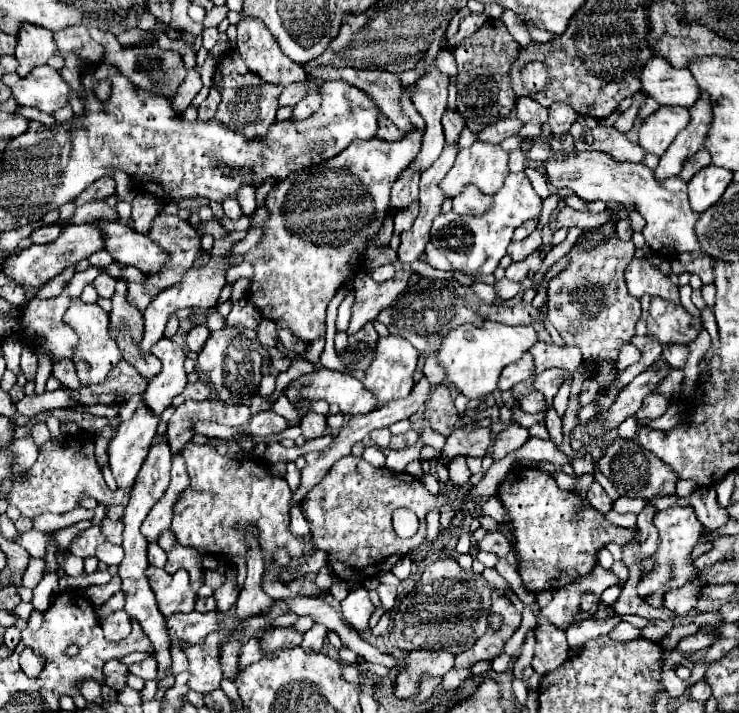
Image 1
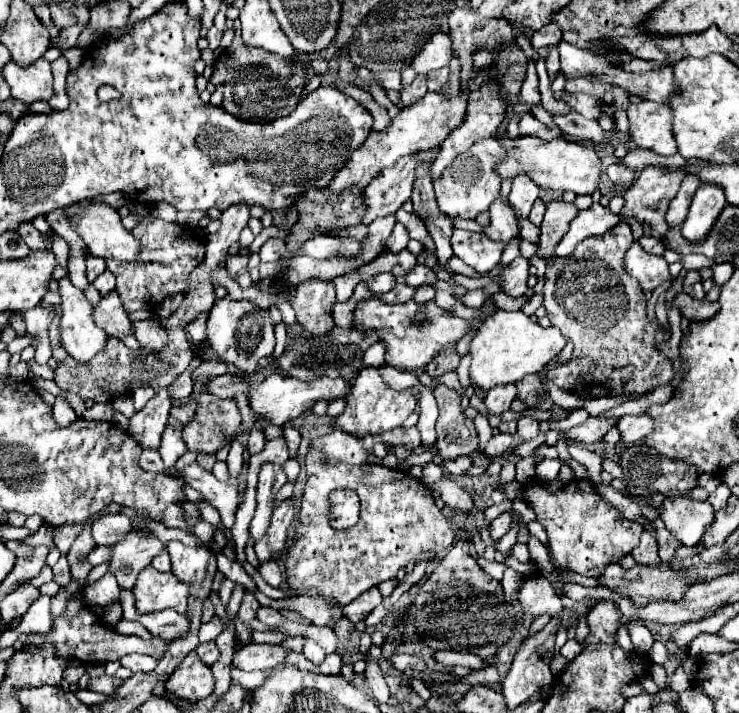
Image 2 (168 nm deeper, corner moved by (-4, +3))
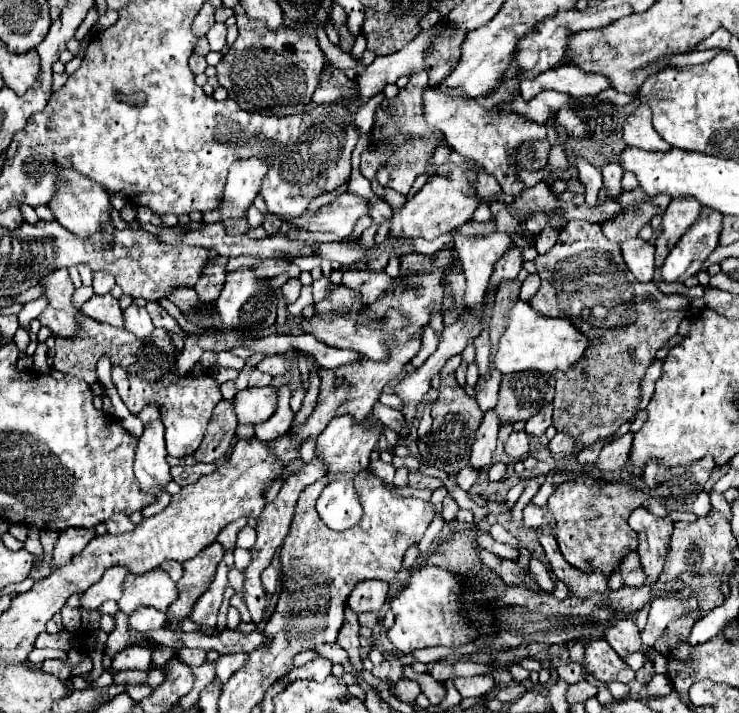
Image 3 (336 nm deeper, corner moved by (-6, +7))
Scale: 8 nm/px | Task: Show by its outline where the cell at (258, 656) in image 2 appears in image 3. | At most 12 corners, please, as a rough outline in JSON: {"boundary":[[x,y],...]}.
{"boundary":[[248,653],[220,655],[216,679],[226,683],[246,663]]}

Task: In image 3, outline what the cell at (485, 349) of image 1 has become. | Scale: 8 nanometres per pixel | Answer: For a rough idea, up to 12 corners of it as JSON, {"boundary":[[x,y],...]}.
{"boundary":[[510,309],[500,373],[566,371],[590,339],[564,317]]}

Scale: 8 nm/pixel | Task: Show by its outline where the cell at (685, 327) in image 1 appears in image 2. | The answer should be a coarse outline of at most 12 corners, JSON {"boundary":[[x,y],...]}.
{"boundary":[[678,293],[666,307],[676,307],[688,321],[708,321],[718,303],[696,301]]}

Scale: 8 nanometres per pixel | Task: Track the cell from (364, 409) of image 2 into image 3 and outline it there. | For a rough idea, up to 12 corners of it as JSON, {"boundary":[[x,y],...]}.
{"boundary":[[340,415],[320,433],[316,457],[330,483],[316,501],[334,531],[360,521],[354,475],[380,437],[372,415]]}

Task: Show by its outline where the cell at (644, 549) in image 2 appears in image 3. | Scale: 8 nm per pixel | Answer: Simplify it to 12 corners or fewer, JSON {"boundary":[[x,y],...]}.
{"boundary":[[638,553],[628,555],[620,565],[624,587],[640,587],[644,569]]}

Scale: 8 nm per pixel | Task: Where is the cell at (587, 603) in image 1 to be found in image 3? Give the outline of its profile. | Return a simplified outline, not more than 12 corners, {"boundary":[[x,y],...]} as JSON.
{"boundary":[[630,617],[608,623],[612,649],[626,659],[640,651],[640,629]]}

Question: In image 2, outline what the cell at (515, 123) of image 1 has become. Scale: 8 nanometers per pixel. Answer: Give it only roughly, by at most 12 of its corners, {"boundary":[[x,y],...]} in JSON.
{"boundary":[[530,113],[520,117],[520,133],[554,139],[560,131],[540,123]]}

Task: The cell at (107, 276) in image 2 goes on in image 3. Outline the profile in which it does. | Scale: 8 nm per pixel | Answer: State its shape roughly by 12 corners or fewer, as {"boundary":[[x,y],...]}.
{"boundary":[[102,271],[92,277],[94,293],[110,293],[114,279]]}

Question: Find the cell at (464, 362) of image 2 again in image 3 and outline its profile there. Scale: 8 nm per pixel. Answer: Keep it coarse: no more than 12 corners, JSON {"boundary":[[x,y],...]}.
{"boundary":[[508,233],[456,237],[464,301],[478,315]]}

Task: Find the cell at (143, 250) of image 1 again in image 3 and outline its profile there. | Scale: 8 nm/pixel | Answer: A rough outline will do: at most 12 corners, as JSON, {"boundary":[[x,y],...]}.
{"boundary":[[56,167],[54,219],[82,239],[112,231],[108,193]]}

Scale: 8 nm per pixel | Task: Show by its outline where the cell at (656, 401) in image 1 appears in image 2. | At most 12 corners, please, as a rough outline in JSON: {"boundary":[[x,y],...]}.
{"boundary":[[624,415],[618,421],[622,443],[632,445],[654,431],[654,417]]}

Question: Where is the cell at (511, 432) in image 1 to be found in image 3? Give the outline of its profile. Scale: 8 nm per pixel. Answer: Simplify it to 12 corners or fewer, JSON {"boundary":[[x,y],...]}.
{"boundary":[[552,405],[526,421],[526,433],[540,437],[552,425]]}

